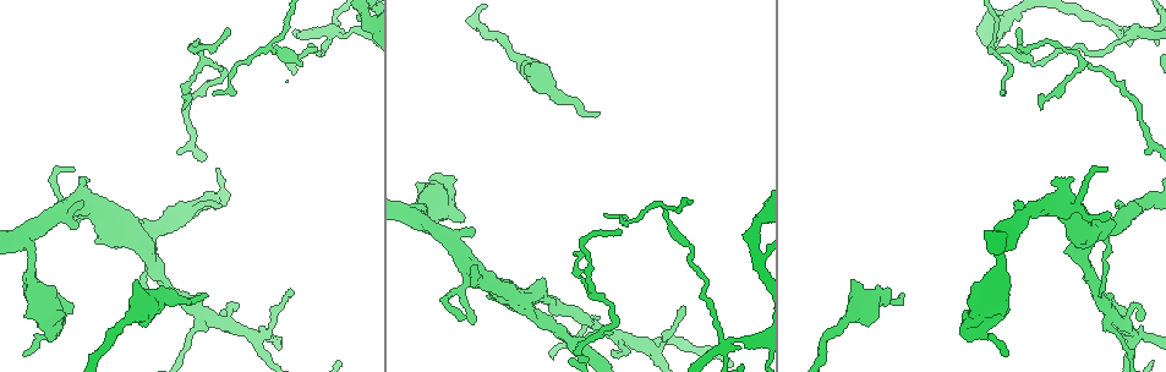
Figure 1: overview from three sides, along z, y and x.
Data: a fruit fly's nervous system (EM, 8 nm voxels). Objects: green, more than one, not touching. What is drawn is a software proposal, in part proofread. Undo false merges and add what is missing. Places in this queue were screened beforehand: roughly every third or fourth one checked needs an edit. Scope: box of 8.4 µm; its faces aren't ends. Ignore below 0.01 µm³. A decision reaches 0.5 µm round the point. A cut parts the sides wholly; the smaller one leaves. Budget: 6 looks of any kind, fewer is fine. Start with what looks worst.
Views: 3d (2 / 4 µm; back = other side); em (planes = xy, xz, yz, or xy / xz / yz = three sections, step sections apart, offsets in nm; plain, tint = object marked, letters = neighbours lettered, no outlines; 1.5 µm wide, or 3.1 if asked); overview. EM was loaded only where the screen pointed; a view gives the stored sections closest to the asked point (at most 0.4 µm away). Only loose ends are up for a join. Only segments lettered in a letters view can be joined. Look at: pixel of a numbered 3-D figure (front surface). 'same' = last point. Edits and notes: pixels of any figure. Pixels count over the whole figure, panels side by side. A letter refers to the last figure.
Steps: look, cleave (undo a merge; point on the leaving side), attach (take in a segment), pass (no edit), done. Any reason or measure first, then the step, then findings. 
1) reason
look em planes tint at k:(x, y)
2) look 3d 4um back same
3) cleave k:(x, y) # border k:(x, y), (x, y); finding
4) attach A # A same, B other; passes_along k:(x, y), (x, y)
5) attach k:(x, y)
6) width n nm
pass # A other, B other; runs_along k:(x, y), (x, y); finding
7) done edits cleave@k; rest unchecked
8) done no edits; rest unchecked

free end
look 3d 4um at 1:(216, 205)

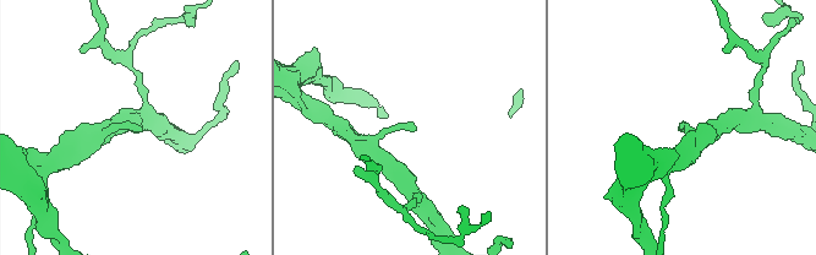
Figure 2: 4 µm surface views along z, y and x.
look em xz step 8 tint at 2:(138, 128)

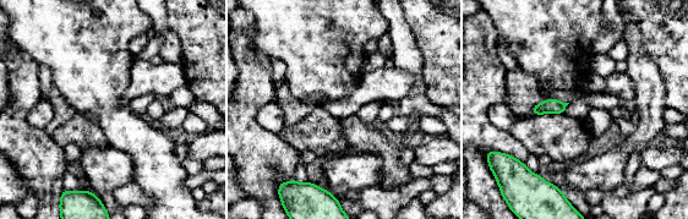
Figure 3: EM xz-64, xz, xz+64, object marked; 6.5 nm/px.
look em planes letters same

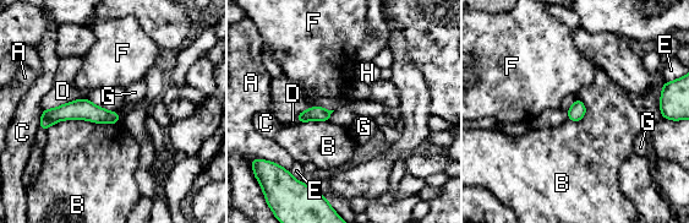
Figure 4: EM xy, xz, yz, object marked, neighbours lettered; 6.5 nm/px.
pass # A other, B other, C other, D other, E other, F other, G other, H other; no lettered segment goes on from it

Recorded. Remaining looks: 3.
look em xz step 4 letters at 1:(473, 285)

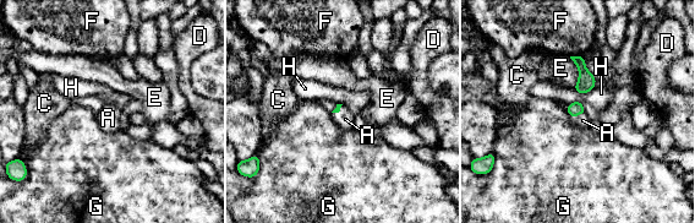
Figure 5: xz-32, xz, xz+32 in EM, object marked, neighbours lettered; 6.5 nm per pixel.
attach 5:(583, 120) # A same, C other, D other, E other, F other, G other, H other; passes_along 5:(574, 109), (576, 115), (583, 120); it goes on there

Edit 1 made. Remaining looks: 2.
four arms meet
look em xz step 8 tint at 1:(1135, 338)

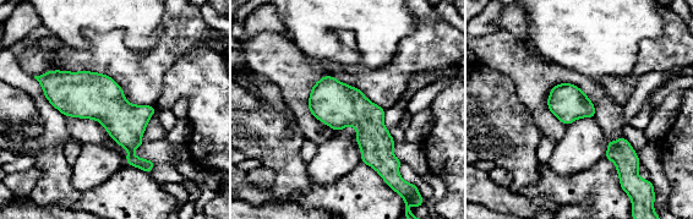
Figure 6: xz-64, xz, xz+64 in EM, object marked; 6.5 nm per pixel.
look em planes letters same

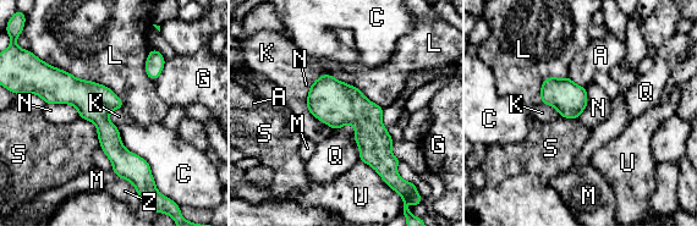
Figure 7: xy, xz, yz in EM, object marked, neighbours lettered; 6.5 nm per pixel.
width 120 nm
pass # A other, C other, G other, K other, L other, M other, N other, Q other, S other, U other, Z other; runs_along 7:(47, 84), (72, 91), (147, 170); continuous, no second neuron

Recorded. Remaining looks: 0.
done edits attach@5; rest unchecked

